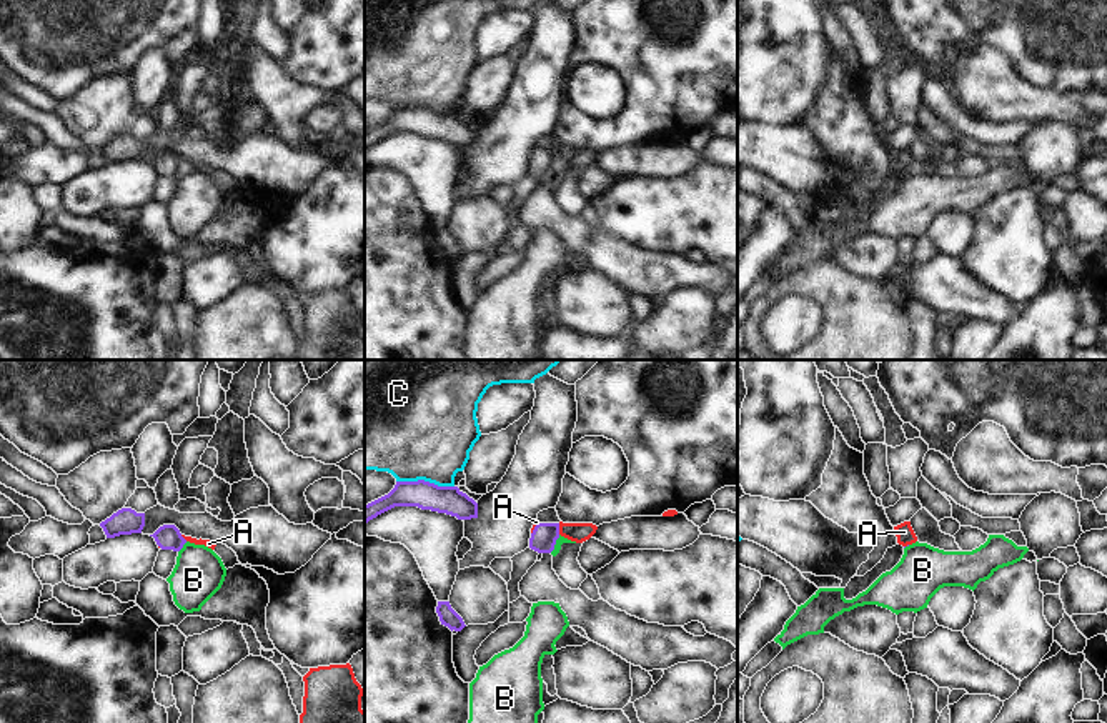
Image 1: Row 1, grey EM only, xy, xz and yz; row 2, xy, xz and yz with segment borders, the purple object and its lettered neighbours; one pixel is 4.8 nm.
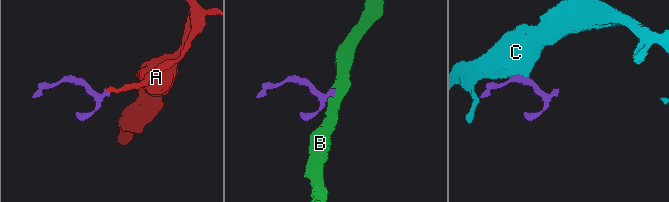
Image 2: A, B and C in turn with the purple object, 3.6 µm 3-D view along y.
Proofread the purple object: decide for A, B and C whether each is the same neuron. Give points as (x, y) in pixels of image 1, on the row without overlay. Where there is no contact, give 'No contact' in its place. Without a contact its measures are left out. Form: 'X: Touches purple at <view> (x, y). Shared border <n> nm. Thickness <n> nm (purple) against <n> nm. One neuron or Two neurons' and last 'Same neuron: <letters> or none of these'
A: Touches purple at xz (558, 155). Shared border 60 nm. Thickness 130 nm (purple) against 100 nm. One neuron
B: Touches purple at xz (555, 170). Shared border 100 nm. Thickness 130 nm (purple) against 40 nm. Two neurons
C: Touches purple at xz (423, 107). Shared border 280 nm. Thickness 140 nm (purple) against 500 nm. Two neurons
Same neuron: A

